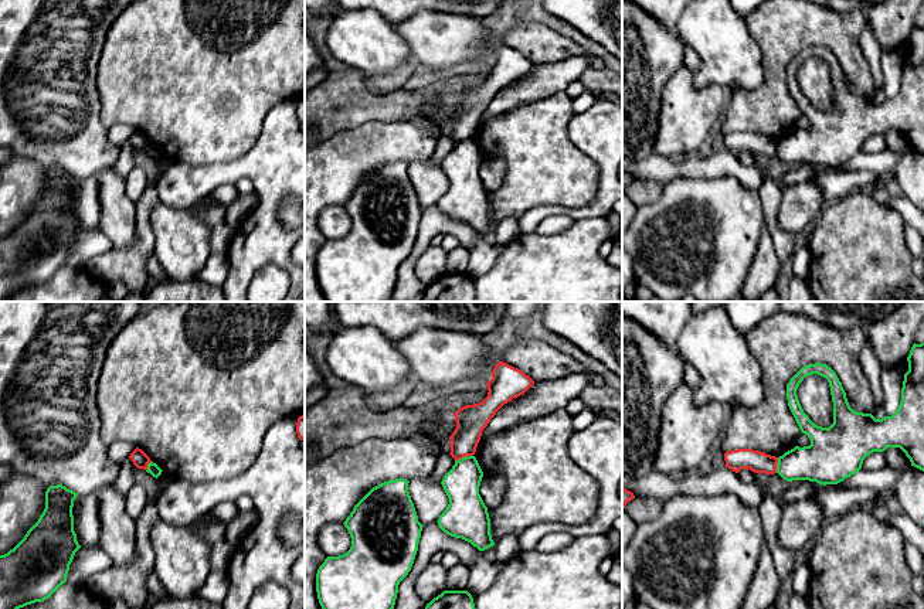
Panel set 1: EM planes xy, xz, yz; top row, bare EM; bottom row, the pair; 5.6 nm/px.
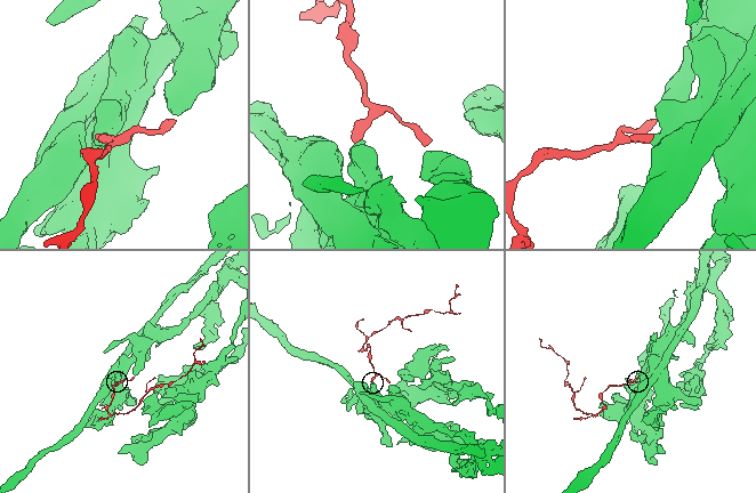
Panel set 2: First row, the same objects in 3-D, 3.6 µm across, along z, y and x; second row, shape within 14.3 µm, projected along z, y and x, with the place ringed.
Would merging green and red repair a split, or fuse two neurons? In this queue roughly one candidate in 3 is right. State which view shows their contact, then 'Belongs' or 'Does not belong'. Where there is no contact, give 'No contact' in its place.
Touches green in xz. Does not belong

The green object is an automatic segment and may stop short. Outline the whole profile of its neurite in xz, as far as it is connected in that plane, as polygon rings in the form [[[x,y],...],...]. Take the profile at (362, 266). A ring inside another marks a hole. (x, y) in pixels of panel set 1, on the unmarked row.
[[[395,161],[373,170],[343,205],[351,220],[350,232],[327,239],[316,256],[317,282],[327,302],[390,302],[398,268],[411,254],[424,210],[408,166]]]

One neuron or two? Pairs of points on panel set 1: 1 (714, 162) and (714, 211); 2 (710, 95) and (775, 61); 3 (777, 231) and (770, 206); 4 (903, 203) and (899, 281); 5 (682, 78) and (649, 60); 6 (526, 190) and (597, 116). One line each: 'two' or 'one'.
1: two
2: two
3: one
4: two
5: two
6: two

